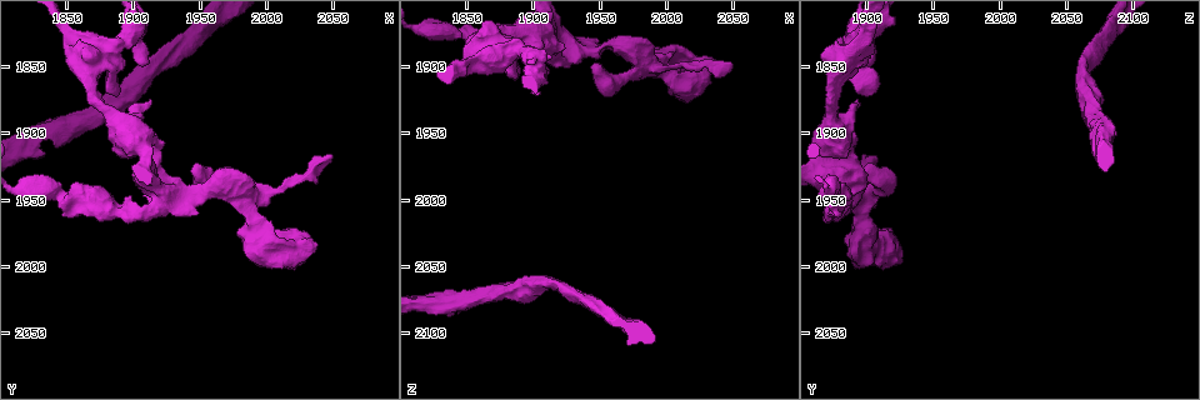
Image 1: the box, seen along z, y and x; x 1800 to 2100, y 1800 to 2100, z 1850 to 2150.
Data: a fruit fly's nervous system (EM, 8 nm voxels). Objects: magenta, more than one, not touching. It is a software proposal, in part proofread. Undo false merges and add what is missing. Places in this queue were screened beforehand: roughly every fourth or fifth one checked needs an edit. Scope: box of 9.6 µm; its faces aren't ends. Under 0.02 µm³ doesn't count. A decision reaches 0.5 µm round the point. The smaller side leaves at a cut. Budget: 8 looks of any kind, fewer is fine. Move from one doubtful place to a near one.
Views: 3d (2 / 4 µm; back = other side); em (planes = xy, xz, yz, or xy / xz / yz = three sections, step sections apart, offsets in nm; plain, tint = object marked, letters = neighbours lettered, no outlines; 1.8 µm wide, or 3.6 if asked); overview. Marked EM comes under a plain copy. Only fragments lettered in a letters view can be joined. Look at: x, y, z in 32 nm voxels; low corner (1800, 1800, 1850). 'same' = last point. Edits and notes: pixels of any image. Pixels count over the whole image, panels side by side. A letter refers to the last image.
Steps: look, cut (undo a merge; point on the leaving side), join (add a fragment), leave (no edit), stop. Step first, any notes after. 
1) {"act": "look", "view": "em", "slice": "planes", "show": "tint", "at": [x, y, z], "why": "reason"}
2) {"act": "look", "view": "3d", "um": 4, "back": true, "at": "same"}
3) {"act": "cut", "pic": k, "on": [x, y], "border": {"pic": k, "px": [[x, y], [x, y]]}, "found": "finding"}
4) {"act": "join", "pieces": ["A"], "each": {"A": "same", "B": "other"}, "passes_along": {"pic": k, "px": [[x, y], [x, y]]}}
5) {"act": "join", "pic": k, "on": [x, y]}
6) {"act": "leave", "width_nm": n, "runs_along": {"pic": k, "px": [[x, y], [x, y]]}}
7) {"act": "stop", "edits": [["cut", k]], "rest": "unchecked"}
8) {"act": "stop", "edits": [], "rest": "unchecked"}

{"act": "look", "view": "3d", "um": 4, "at": [1894, 1826, 1890], "why": "looks like a crossing"}

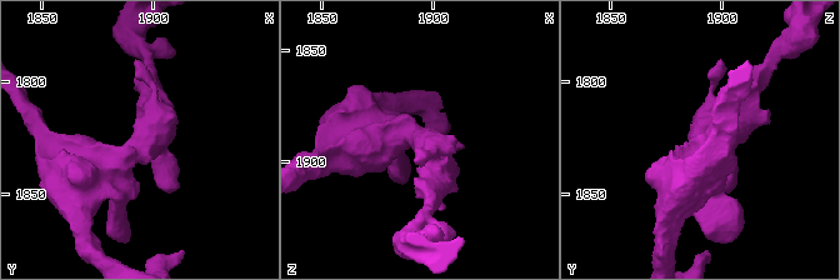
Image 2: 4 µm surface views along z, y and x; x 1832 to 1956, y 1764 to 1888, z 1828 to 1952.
{"act": "look", "view": "em", "slice": "xy", "step": 4, "show": "tint", "at": [1896, 1824, 1891]}

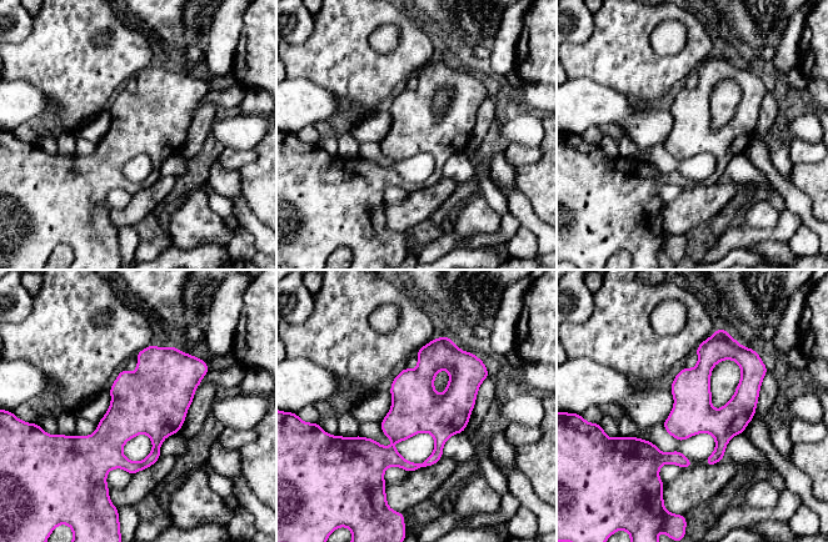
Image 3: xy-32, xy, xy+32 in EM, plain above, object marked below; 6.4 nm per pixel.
{"act": "look", "view": "em", "slice": "yz", "step": 16, "show": "letters", "at": "same", "why": "cut it another way"}

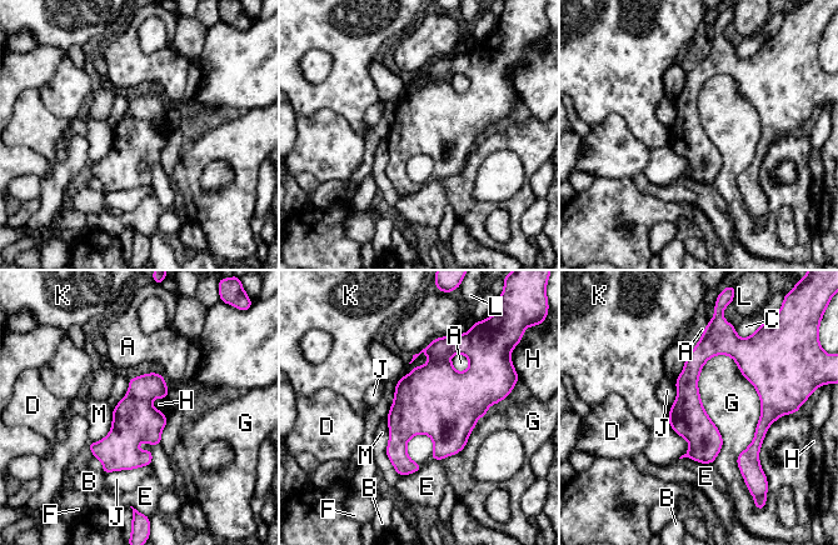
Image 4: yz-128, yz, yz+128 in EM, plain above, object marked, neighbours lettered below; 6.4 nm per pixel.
{"act": "leave", "each": {"A": "other", "B": "other", "C": "other", "D": "other", "E": "other", "F": "other", "G": "other", "H": "other", "J": "other", "K": "other", "L": "other", "M": "other"}, "runs_along": {"pic": 4, "px": [[772, 406], [731, 349], [709, 349], [672, 421]]}, "found": "continuous, no second neuron"}

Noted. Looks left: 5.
{"act": "look", "view": "em", "slice": "planes", "show": "tint", "at": [1854, 1948, 1876], "why": "thick turns thin"}

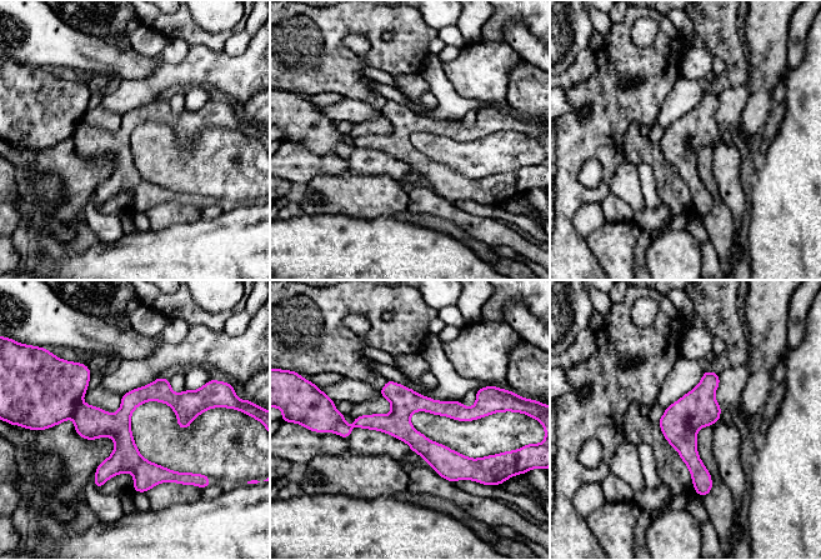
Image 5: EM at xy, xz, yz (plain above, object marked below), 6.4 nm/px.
{"act": "look", "view": "em", "slice": "planes", "show": "letters", "at": "same"}

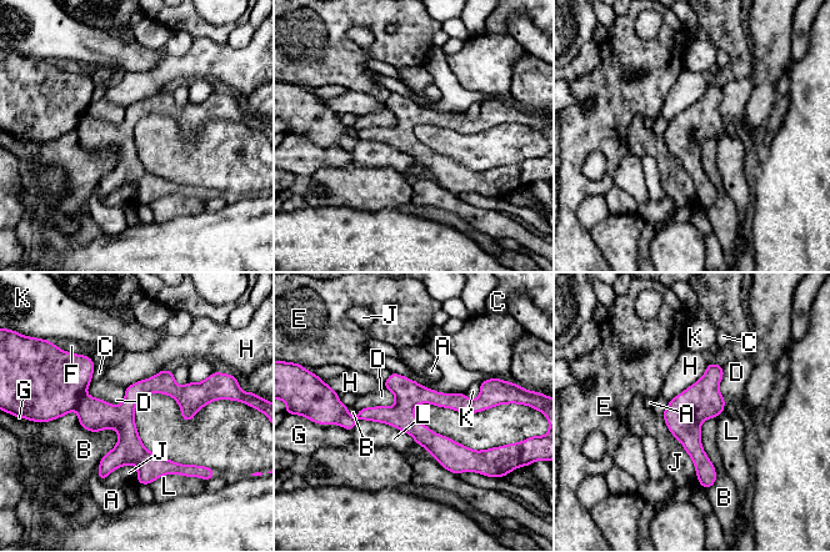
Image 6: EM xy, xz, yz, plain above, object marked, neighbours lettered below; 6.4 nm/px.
{"act": "cut", "pic": 6, "on": [46, 384], "each": {"A": "other", "B": "other", "C": "other", "D": "other", "E": "other", "F": "other", "G": "other", "H": "other", "J": "other", "K": "other", "L": "other"}, "border": {"pic": 6, "px": [[84, 394], [74, 410]]}, "found": "two neurons meet here"}

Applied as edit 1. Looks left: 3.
{"act": "look", "view": "overview", "why": "redraw"}

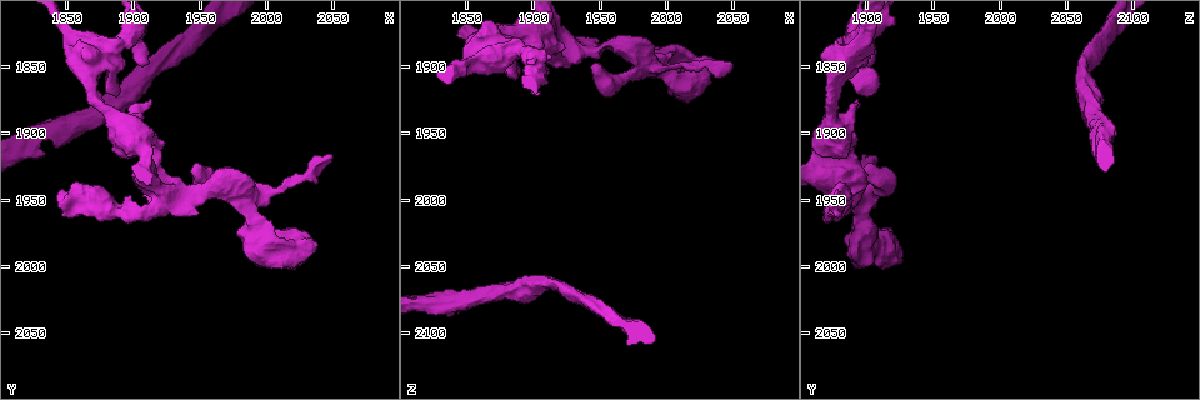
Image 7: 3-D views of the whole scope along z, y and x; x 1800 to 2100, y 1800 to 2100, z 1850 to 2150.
{"act": "look", "view": "em", "slice": "xy", "step": 8, "show": "letters", "at": [2050, 1920, 1898], "why": "an open end"}

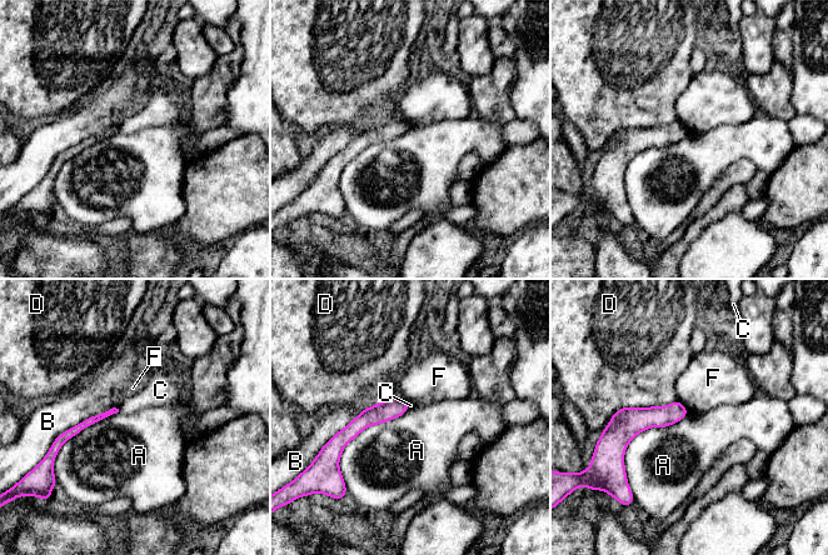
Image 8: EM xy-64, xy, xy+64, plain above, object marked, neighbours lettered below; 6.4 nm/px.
{"act": "look", "view": "em", "slice": "xz", "step": 8, "show": "letters", "at": "same", "why": "cut it another way"}

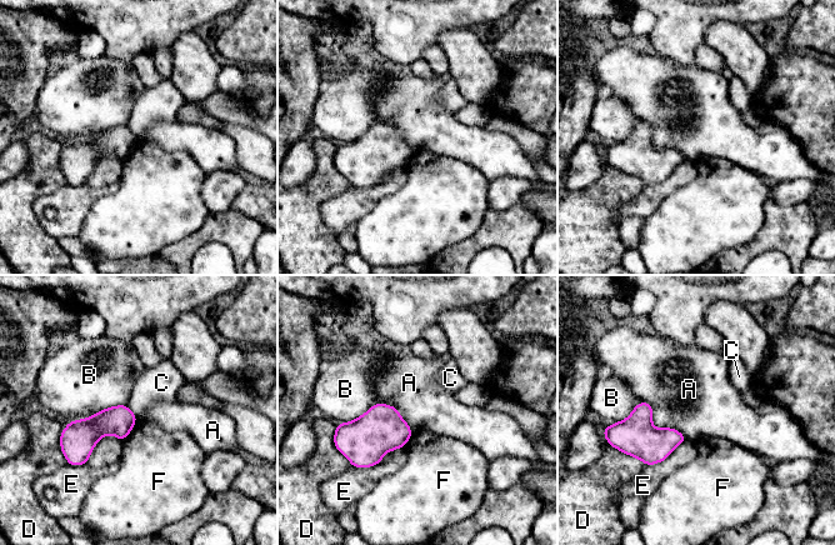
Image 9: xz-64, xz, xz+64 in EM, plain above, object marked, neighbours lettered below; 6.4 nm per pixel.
{"act": "leave", "each": {"A": "other", "B": "other", "C": "other", "D": "other", "E": "other", "F": "other"}, "border": {"pic": 9, "px": [[641, 400], [655, 426], [686, 438]]}, "found": "no lettered fragment goes on from it"}

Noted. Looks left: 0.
{"act": "stop", "edits": [["cut", 6]], "rest": "unchecked"}

